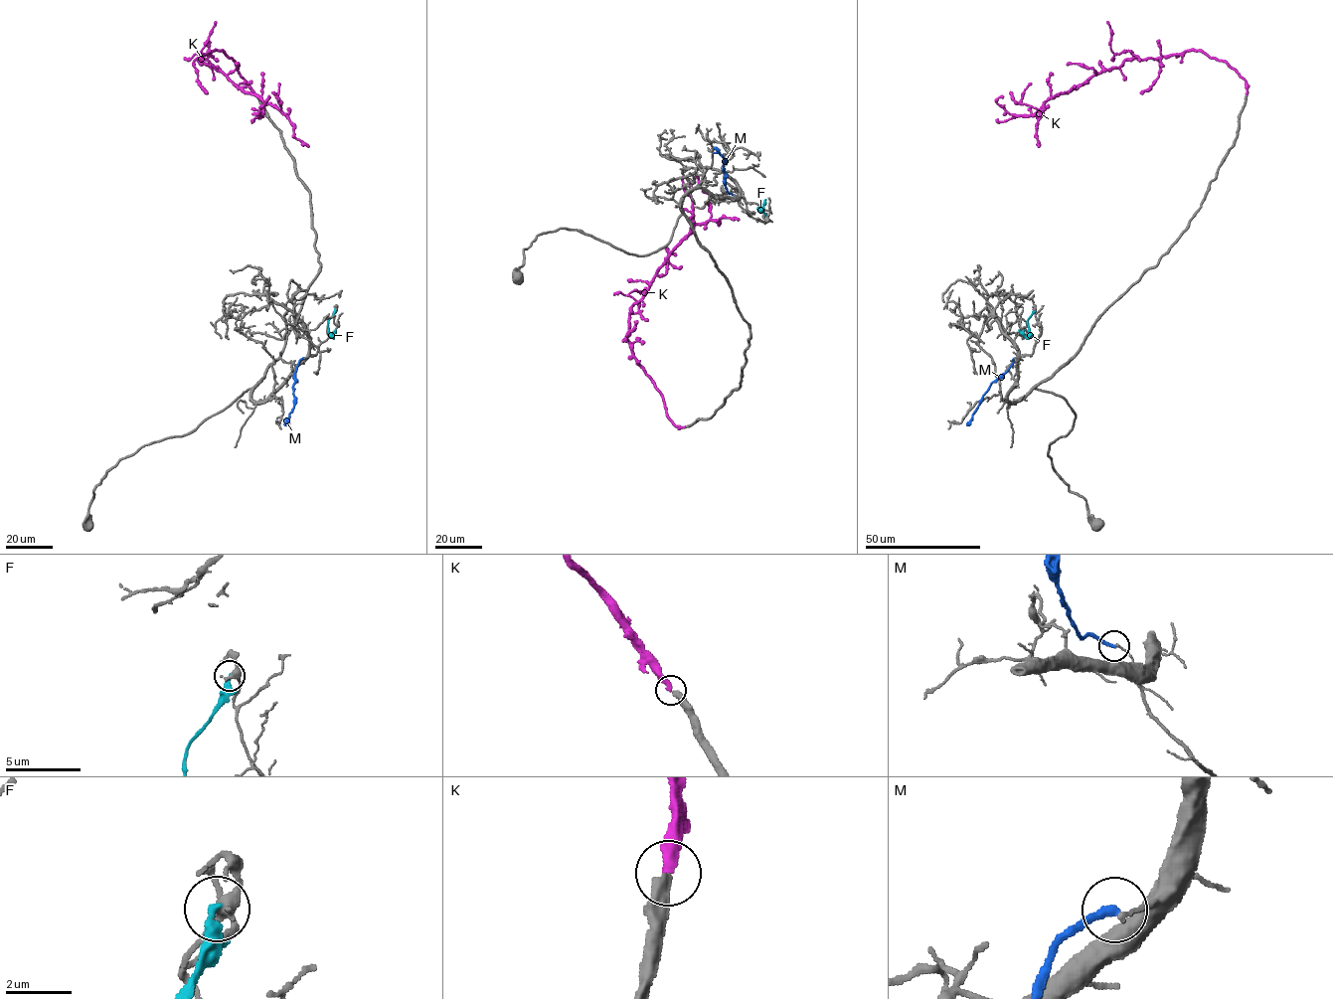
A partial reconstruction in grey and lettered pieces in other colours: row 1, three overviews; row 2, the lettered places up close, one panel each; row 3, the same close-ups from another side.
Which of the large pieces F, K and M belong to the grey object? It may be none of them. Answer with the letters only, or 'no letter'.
K

